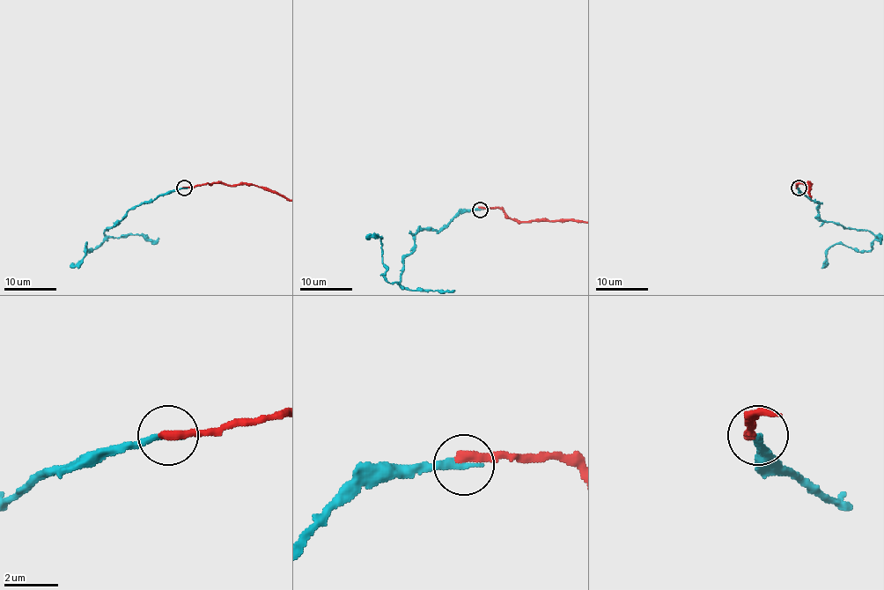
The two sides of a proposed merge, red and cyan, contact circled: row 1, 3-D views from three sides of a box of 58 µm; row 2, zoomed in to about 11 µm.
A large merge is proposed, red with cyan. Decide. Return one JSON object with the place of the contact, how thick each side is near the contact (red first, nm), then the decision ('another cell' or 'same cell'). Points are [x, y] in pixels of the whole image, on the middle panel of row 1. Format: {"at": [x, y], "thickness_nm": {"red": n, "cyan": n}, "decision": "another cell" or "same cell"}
{"at": [480, 210], "thickness_nm": {"red": 360, "cyan": 280}, "decision": "same cell"}

